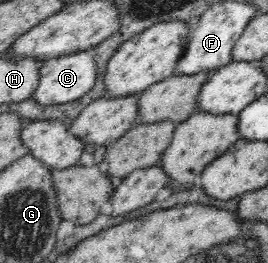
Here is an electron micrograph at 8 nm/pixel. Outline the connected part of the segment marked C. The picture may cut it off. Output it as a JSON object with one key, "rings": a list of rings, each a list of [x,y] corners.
{"rings":[[[90,49],[47,59],[41,67],[39,85],[31,96],[43,105],[52,106],[82,98],[101,77],[94,57],[95,53]]]}

